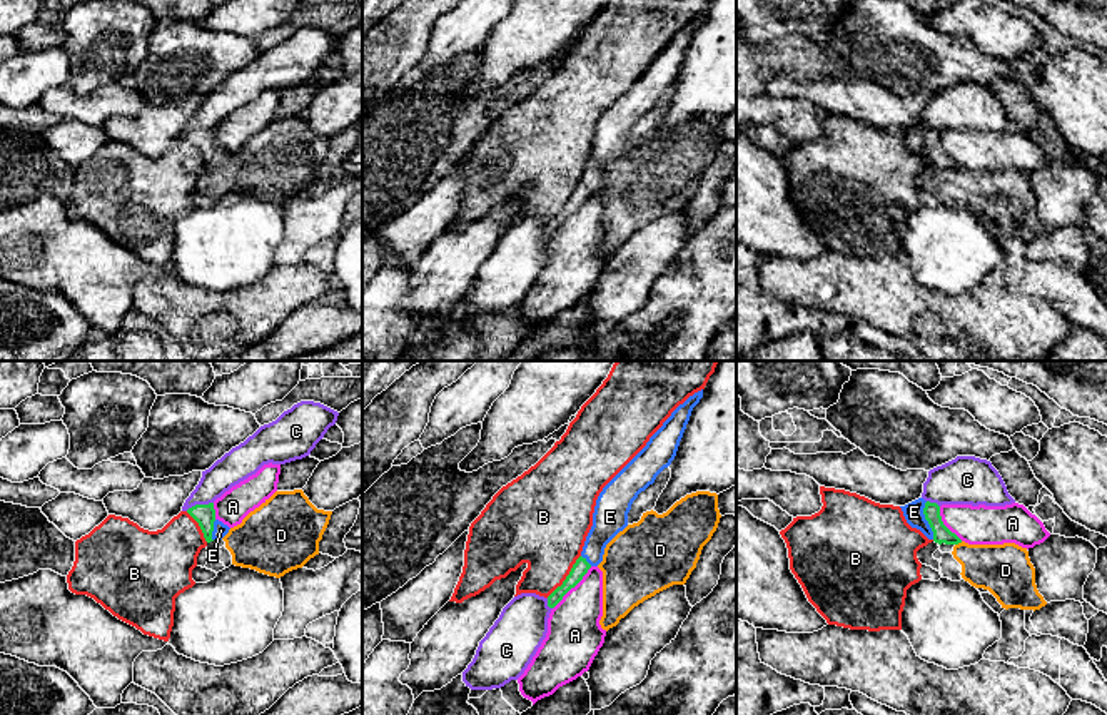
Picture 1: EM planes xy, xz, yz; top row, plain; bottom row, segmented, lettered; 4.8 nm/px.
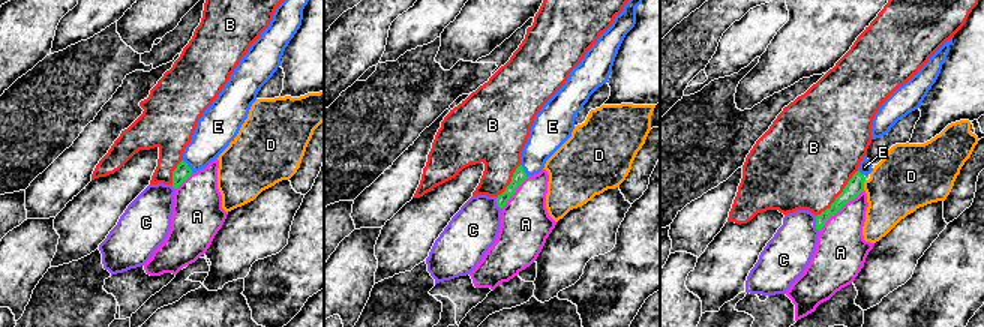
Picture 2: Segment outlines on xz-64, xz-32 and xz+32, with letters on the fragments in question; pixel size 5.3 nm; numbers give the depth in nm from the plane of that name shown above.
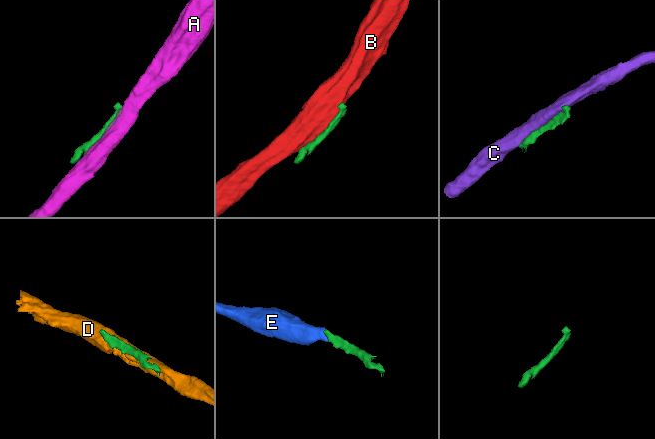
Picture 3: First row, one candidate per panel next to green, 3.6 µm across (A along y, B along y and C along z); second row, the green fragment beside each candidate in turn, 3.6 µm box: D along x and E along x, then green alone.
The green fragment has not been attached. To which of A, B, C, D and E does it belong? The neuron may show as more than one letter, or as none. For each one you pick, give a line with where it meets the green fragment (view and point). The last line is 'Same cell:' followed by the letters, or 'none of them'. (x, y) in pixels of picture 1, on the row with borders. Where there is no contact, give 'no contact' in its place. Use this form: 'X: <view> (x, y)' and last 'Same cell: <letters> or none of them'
E: yz (925, 518)
Same cell: E

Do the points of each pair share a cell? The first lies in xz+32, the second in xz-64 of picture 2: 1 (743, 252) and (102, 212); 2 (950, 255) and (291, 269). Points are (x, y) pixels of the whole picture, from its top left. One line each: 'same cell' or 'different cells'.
1: same cell
2: same cell

